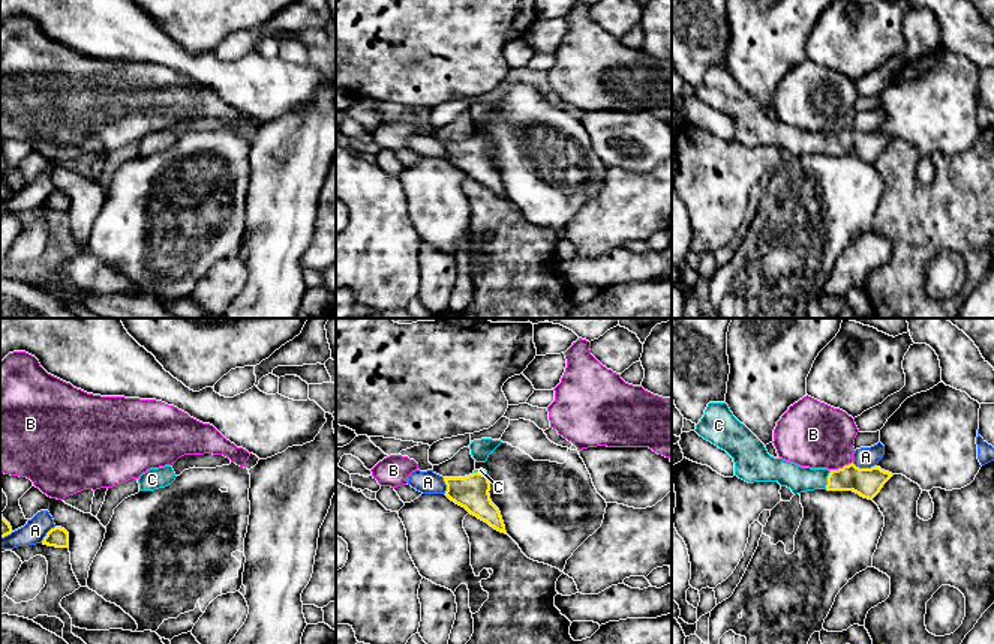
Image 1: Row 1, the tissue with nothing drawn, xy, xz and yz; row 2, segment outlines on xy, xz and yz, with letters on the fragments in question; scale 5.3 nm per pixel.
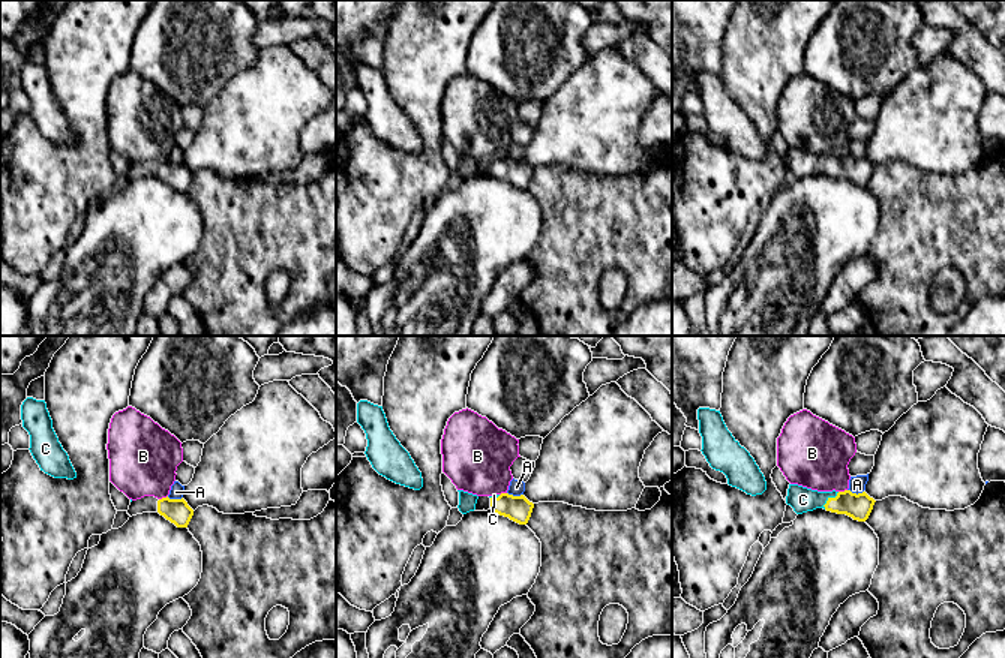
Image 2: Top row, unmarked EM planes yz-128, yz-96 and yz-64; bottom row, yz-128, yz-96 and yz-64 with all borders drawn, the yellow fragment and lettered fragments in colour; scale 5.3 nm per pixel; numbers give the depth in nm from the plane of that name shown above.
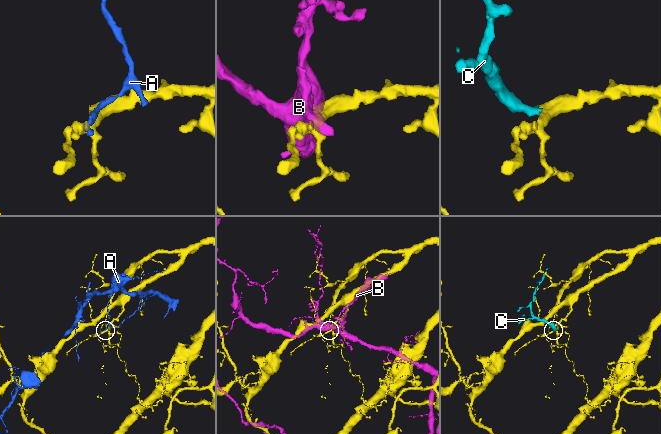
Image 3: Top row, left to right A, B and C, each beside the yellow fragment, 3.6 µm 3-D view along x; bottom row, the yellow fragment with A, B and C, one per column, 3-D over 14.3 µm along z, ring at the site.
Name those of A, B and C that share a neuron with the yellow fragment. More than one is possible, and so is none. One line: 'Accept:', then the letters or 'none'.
Accept: C

